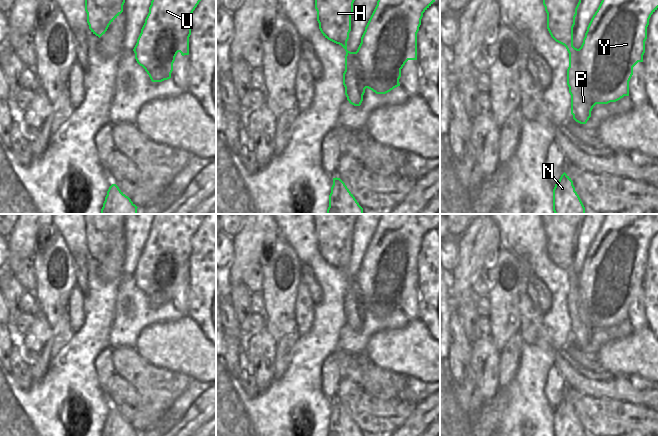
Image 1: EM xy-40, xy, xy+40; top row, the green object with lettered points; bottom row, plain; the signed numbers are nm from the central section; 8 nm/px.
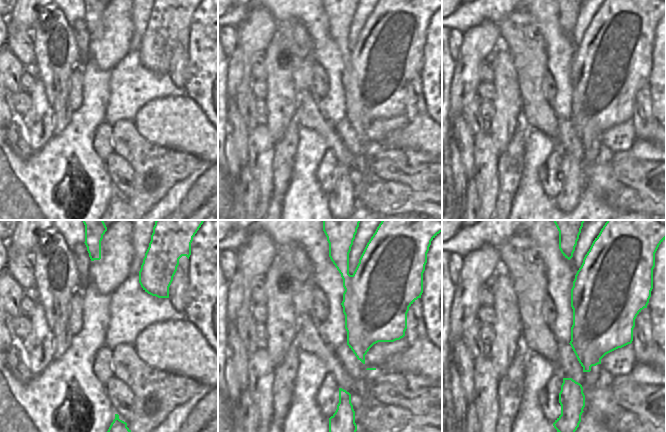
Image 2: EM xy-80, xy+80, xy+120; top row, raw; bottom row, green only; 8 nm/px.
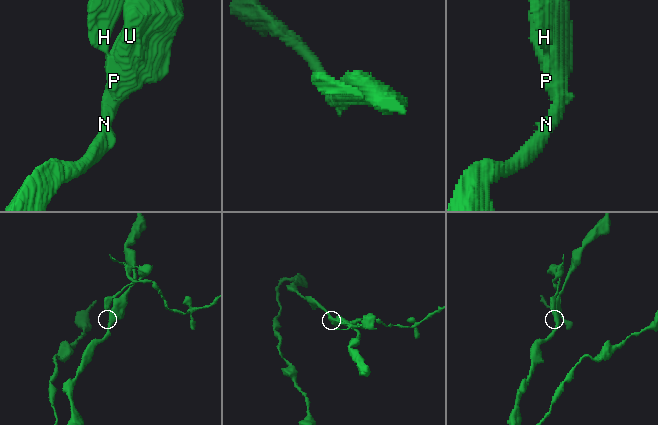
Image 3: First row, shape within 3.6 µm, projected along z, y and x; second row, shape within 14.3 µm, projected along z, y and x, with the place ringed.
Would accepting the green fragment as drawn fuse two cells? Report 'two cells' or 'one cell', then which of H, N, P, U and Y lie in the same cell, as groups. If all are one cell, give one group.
two cells; groups H / N P U Y

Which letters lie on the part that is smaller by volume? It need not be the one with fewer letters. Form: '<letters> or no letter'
H

